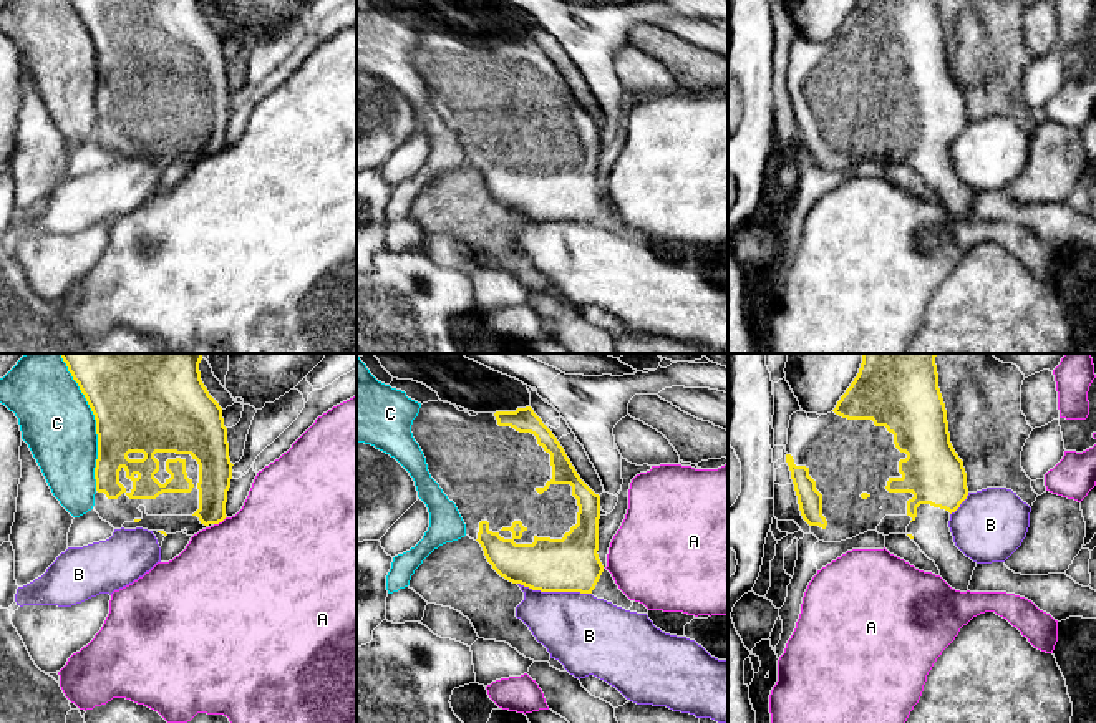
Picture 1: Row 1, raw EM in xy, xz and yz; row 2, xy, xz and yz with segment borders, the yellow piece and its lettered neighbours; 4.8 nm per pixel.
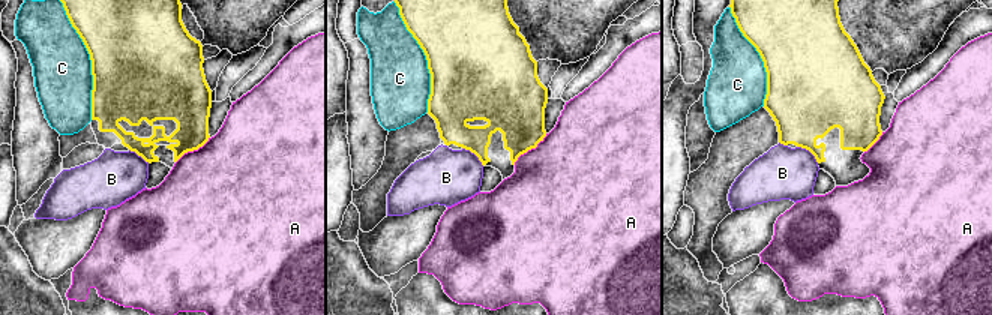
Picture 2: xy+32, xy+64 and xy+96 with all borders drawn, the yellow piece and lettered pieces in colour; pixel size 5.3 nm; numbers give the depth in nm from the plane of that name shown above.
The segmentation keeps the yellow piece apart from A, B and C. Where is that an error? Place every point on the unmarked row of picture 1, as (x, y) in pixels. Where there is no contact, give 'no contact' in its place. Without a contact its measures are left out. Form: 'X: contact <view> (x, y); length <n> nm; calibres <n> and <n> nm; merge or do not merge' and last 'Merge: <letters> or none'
A: contact xy (219, 150); length 80 nm; calibres 160 and 480 nm; do not merge
B: contact xz (554, 219); length 360 nm; calibres 280 and 360 nm; do not merge
C: contact xy (96, 60); length 600 nm; calibres 400 and 360 nm; do not merge
Merge: none

